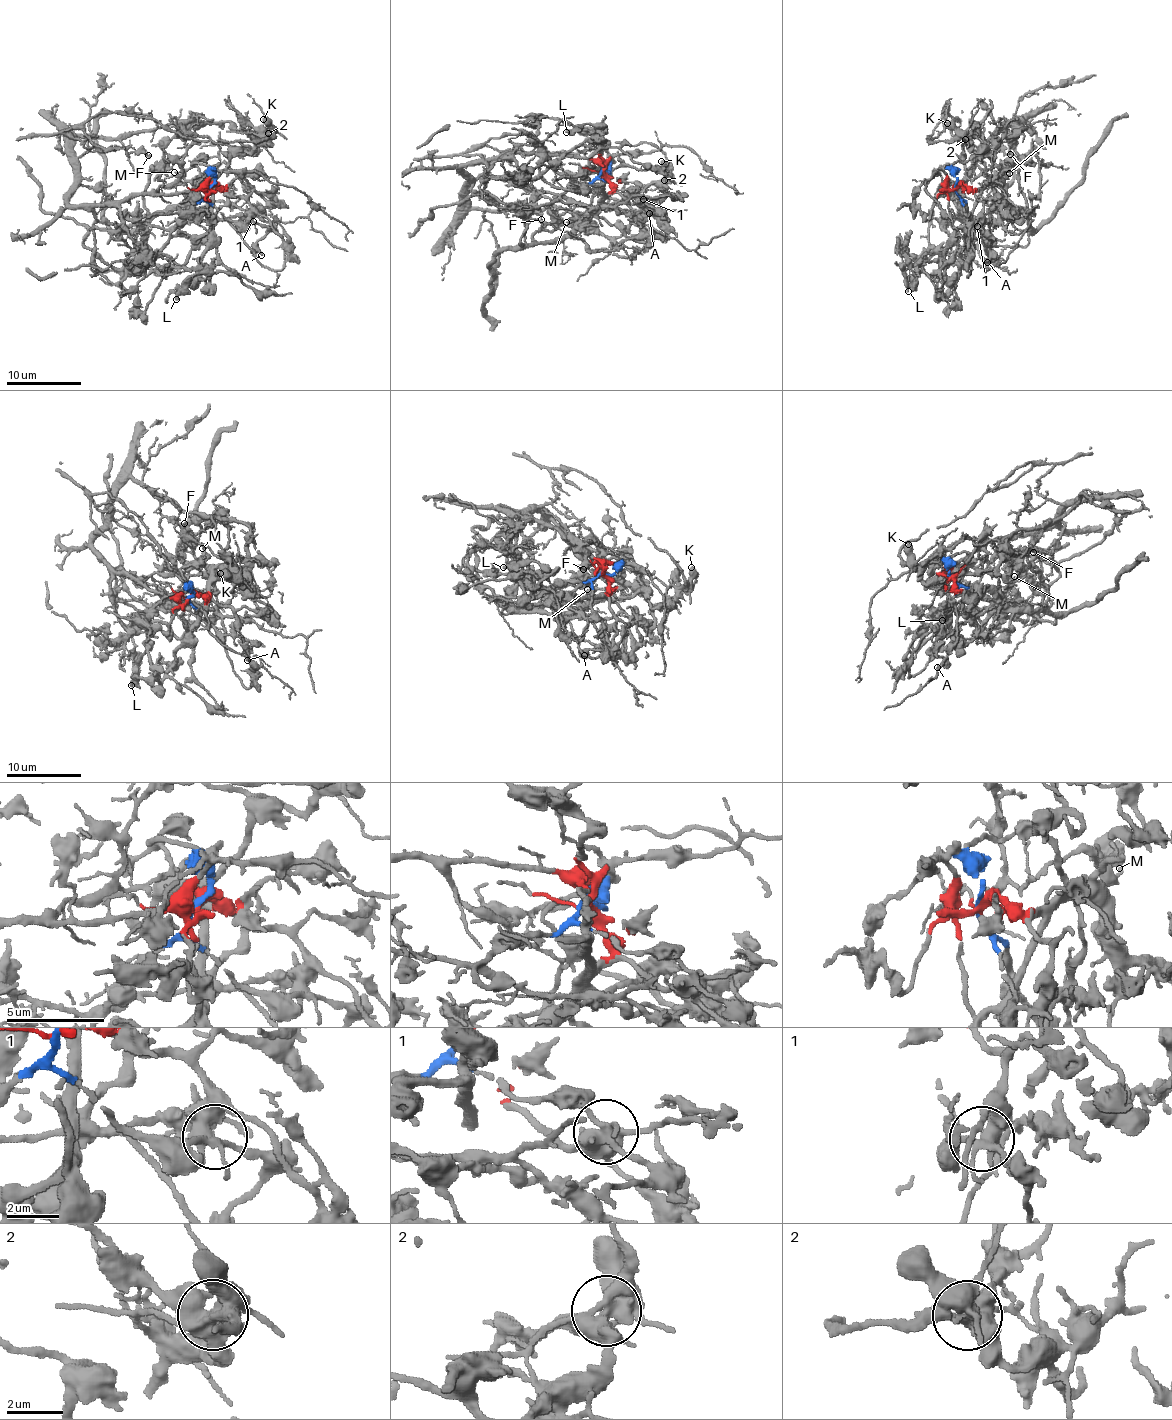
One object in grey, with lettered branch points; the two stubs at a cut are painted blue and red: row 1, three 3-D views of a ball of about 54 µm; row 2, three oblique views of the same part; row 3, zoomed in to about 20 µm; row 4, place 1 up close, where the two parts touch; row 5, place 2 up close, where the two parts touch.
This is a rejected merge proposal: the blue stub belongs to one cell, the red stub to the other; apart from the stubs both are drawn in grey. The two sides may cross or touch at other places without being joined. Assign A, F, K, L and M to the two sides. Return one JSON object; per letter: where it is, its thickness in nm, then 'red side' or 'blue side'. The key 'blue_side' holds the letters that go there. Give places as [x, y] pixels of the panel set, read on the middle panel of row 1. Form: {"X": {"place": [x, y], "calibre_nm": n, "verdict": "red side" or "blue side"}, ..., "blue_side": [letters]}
{"A": {"place": [649, 213], "calibre_nm": 200, "verdict": "blue side"}, "F": {"place": [541, 219], "calibre_nm": 150, "verdict": "red side"}, "K": {"place": [661, 161], "calibre_nm": 650, "verdict": "red side"}, "L": {"place": [566, 132], "calibre_nm": 320, "verdict": "red side"}, "M": {"place": [566, 222], "calibre_nm": 120, "verdict": "red side"}, "blue_side": ["A"]}

